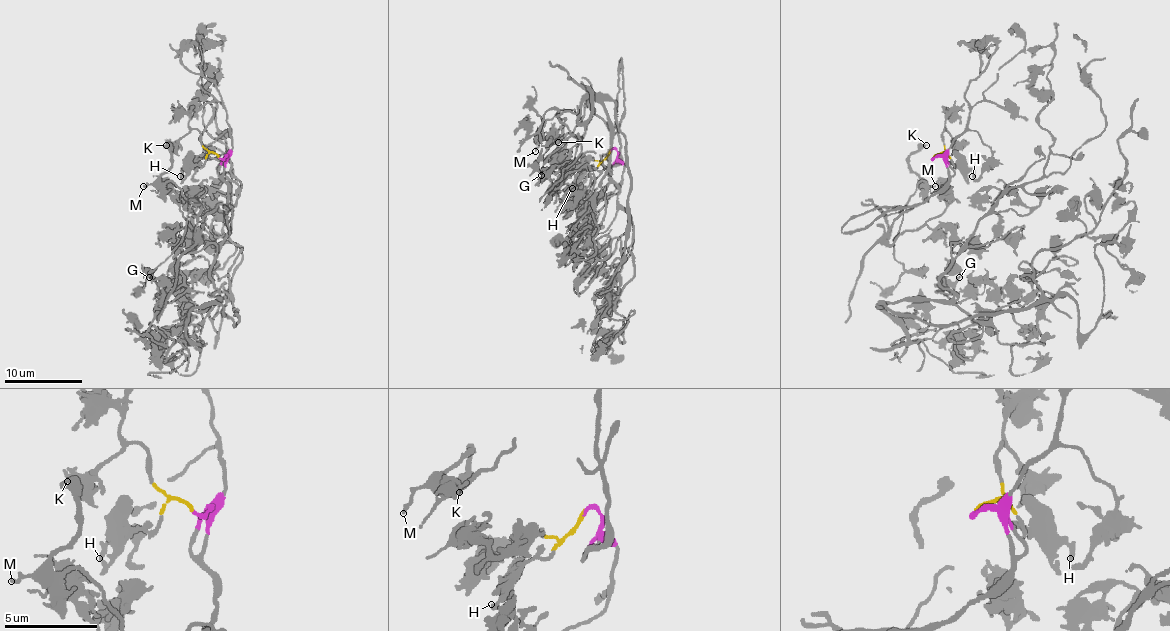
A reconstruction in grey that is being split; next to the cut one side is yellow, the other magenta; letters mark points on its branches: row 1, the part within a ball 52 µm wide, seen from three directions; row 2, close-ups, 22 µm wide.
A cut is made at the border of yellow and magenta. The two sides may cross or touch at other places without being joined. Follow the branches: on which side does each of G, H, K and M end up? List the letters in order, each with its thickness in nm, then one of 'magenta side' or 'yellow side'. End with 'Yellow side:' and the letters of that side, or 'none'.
G: 200 nm thick; magenta side
H: 240 nm thick; yellow side
K: 500 nm thick; magenta side
M: 180 nm thick; magenta side
Yellow side: H

